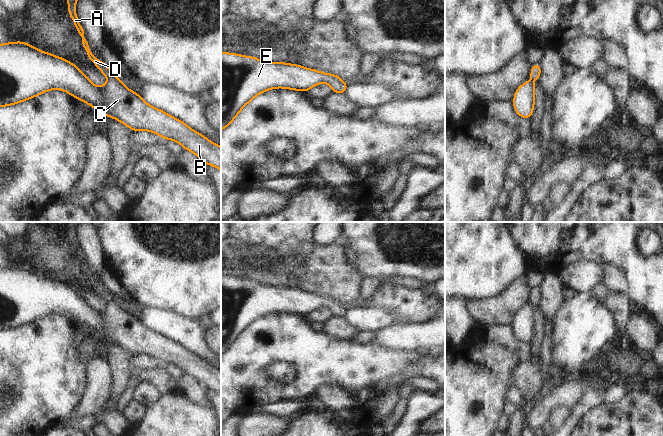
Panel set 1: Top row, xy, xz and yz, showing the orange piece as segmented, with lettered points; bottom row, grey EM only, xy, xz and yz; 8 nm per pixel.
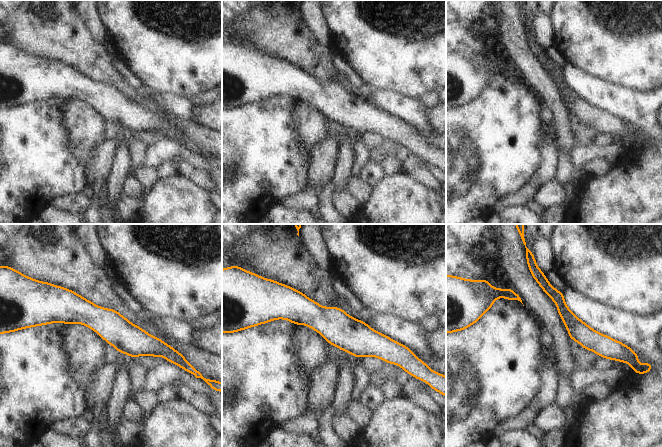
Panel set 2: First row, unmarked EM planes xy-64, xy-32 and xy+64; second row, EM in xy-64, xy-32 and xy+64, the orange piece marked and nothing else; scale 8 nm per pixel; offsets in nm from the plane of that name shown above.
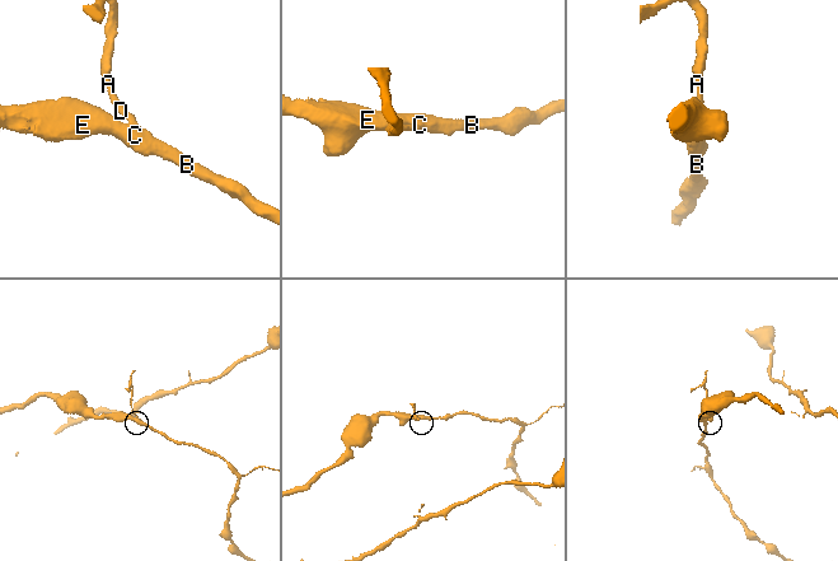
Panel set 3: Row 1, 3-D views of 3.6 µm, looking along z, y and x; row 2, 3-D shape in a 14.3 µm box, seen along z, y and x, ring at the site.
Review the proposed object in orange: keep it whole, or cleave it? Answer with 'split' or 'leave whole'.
leave whole

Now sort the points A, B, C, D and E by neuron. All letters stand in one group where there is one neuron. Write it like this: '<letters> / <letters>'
A B C D E

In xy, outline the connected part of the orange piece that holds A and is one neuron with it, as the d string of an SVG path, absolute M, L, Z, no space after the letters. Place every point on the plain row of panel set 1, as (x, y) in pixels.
M66 222L68 227L67 237L70 239L75 254L81 262L87 283L106 300L108 306L103 310L93 308L77 289L63 281L44 276L33 269L23 265L0 268L0 331L16 329L37 321L51 314L62 314L72 321L83 325L93 331L102 340L107 340L119 345L133 356L149 355L159 359L162 363L172 364L180 368L185 374L199 381L203 388L210 389L221 395L221 371L213 367L203 358L193 354L182 344L167 338L165 335L146 327L143 322L116 302L116 297L107 288L97 283L89 272L89 265L84 262L85 253L81 250L76 238L76 227L79 222Z

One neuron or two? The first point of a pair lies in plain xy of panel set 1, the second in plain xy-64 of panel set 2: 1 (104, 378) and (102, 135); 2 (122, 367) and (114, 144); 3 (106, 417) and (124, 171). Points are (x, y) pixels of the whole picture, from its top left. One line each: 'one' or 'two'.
1: two
2: two
3: two

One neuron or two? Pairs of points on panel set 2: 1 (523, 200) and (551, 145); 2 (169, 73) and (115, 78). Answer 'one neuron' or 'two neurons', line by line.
1: one neuron
2: two neurons

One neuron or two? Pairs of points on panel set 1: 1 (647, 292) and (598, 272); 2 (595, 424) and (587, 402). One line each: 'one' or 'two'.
1: two
2: two

